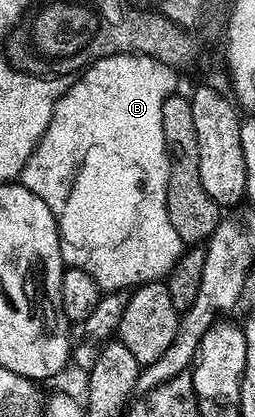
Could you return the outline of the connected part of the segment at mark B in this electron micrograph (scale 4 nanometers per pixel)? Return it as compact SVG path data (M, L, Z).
M124 51L120 55L98 57L75 80L74 85L58 100L52 111L52 119L40 139L40 143L32 151L30 165L38 165L38 173L26 171L21 174L20 184L28 191L36 194L52 211L58 224L58 238L62 244L62 259L69 268L88 271L92 279L103 291L130 291L147 281L162 281L169 277L174 265L184 252L180 235L176 235L176 227L172 227L172 219L168 219L168 175L170 174L170 156L164 143L164 103L175 96L179 74L173 65L166 65L160 59L149 57L137 51Z

